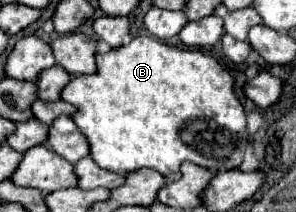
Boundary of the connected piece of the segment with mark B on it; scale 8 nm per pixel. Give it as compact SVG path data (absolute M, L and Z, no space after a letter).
M135 37L119 49L111 49L107 55L97 55L97 73L73 77L61 91L61 99L79 109L73 115L73 121L89 139L91 157L97 165L115 173L149 167L179 181L179 167L183 161L215 171L229 171L241 165L245 149L251 145L251 137L247 133L243 103L239 101L233 83L233 75L211 55L177 49L155 37Z

